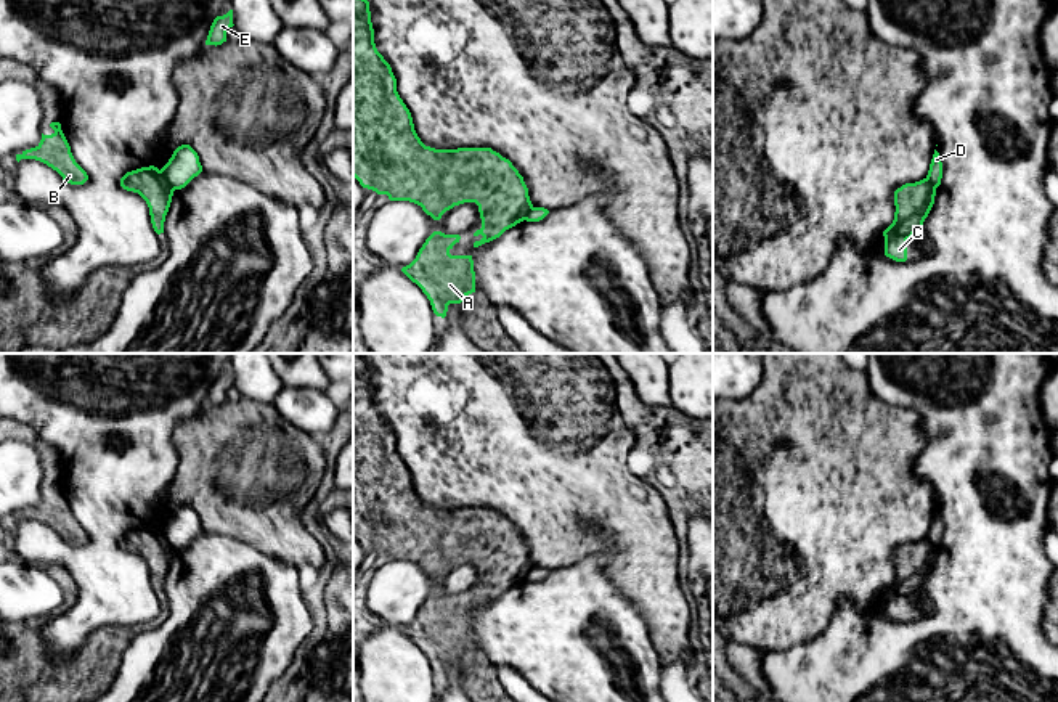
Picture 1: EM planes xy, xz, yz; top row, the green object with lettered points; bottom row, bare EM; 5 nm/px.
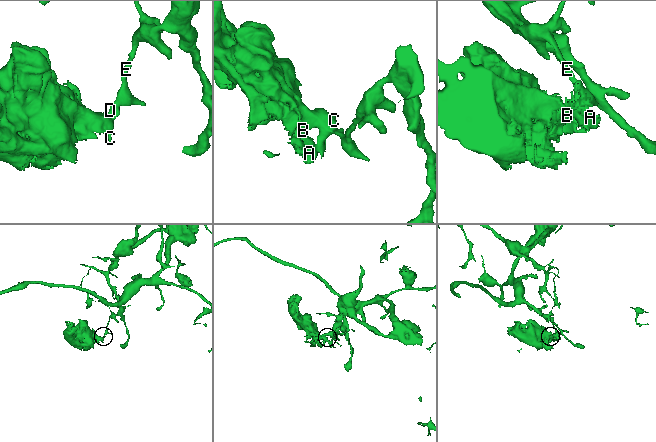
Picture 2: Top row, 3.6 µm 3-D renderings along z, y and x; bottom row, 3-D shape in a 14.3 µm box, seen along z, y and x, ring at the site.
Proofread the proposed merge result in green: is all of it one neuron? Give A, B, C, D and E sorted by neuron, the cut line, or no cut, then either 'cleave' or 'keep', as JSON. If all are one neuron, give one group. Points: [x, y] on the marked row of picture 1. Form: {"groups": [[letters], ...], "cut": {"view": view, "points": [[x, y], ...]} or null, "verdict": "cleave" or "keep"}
{"groups": [["A", "B", "C"], ["D", "E"]], "cut": {"view": "xy", "points": [[159, 171], [174, 190]]}, "verdict": "cleave"}

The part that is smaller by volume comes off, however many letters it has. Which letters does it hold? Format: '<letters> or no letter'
A, B, C

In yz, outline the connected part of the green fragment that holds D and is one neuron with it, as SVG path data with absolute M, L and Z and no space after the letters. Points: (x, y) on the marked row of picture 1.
M934 149L933 159L931 159L926 178L931 182L931 185L934 188L938 188L941 185L942 162L941 162L939 153L936 149Z

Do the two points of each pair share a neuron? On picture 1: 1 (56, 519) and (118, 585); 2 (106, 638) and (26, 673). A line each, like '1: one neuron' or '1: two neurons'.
1: two neurons
2: one neuron

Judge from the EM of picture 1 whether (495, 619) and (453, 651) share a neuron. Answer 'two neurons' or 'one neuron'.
two neurons

